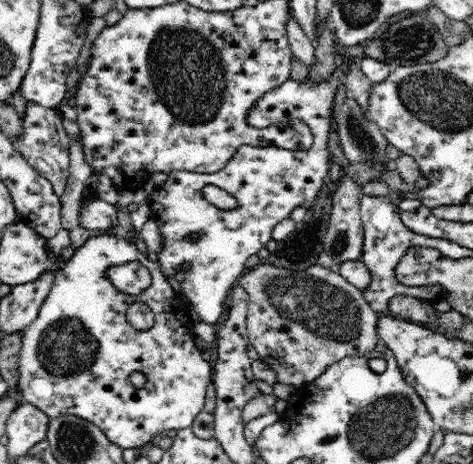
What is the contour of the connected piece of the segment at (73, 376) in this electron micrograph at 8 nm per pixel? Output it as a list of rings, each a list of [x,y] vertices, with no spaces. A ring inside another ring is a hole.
[[[97,234],[92,235],[84,245],[75,250],[75,254],[70,257],[62,268],[58,268],[55,273],[55,281],[52,282],[52,288],[48,292],[48,296],[42,302],[42,306],[39,308],[37,317],[22,330],[21,351],[19,354],[19,390],[22,394],[22,400],[29,402],[32,406],[41,410],[44,414],[47,414],[49,418],[56,418],[60,415],[76,415],[82,417],[90,422],[93,422],[96,426],[103,430],[103,433],[108,437],[110,442],[116,443],[118,446],[125,448],[138,448],[144,447],[146,444],[150,444],[155,436],[158,436],[164,430],[182,430],[191,426],[194,419],[202,412],[204,408],[204,398],[206,398],[206,392],[208,386],[211,384],[213,378],[213,365],[212,362],[206,361],[200,350],[195,343],[196,334],[192,331],[192,320],[189,316],[189,309],[185,306],[184,300],[180,297],[170,283],[166,279],[166,275],[162,272],[159,263],[154,263],[148,256],[140,252],[136,247],[136,244],[126,238],[113,236],[112,234]],[[126,262],[140,262],[142,266],[146,266],[151,272],[151,284],[144,292],[134,295],[129,295],[116,289],[110,279],[108,279],[108,268],[110,266],[120,266],[120,264],[126,264]],[[134,302],[144,302],[147,304],[155,316],[154,325],[147,330],[136,330],[132,327],[128,321],[126,321],[126,310],[130,304]],[[133,372],[142,372],[146,375],[146,386],[141,390],[130,385],[130,375]]]

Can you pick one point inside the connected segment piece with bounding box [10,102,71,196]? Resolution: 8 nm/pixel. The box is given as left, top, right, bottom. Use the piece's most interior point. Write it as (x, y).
(45, 145)

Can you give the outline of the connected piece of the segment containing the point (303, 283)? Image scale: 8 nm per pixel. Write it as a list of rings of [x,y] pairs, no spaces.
[[[262,261],[237,279],[236,284],[248,293],[247,333],[252,348],[274,370],[278,383],[305,385],[312,383],[328,366],[346,357],[364,356],[378,344],[378,314],[366,302],[363,291],[348,282],[339,272],[318,263],[304,270],[288,270]]]

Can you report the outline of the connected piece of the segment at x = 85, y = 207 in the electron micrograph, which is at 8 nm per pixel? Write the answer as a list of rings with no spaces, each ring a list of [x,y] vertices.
[[[81,198],[79,207],[79,225],[89,231],[106,231],[110,228],[119,228],[117,205],[105,200],[94,198],[84,201]]]

